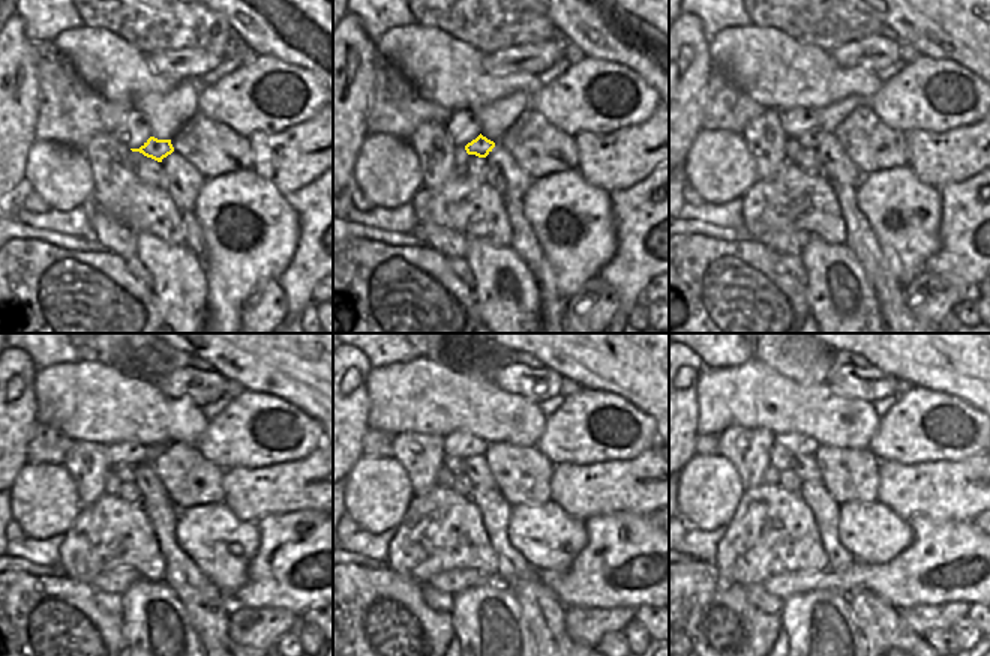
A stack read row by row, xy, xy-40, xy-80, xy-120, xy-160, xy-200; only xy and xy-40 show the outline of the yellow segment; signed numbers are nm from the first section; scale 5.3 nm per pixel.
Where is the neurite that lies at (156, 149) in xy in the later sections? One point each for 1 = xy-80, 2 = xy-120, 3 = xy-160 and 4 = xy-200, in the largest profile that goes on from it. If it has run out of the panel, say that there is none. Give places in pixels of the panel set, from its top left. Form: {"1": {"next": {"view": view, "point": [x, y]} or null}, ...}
{"1": {"next": {"view": "xy-80", "point": [809, 140]}}, "2": {"next": {"view": "xy-120", "point": [125, 473]}}, "3": {"next": {"view": "xy-160", "point": [453, 464]}}, "4": {"next": {"view": "xy-200", "point": [780, 458]}}}

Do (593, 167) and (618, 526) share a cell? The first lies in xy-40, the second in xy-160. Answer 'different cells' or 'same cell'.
different cells

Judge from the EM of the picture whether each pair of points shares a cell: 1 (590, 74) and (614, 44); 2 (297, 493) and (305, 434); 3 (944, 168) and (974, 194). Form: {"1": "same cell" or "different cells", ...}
{"1": "different cells", "2": "different cells", "3": "different cells"}

